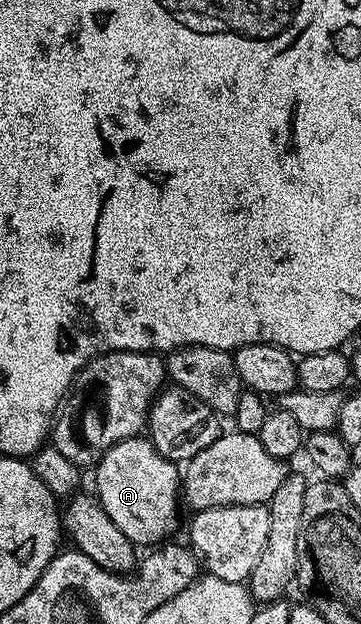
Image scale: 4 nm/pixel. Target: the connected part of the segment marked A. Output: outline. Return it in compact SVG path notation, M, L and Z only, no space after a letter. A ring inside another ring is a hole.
M138 434L111 446L96 464L96 472L97 503L134 546L157 546L172 537L177 528L177 500L179 504L183 496L182 473L174 461L155 450L152 440Z

